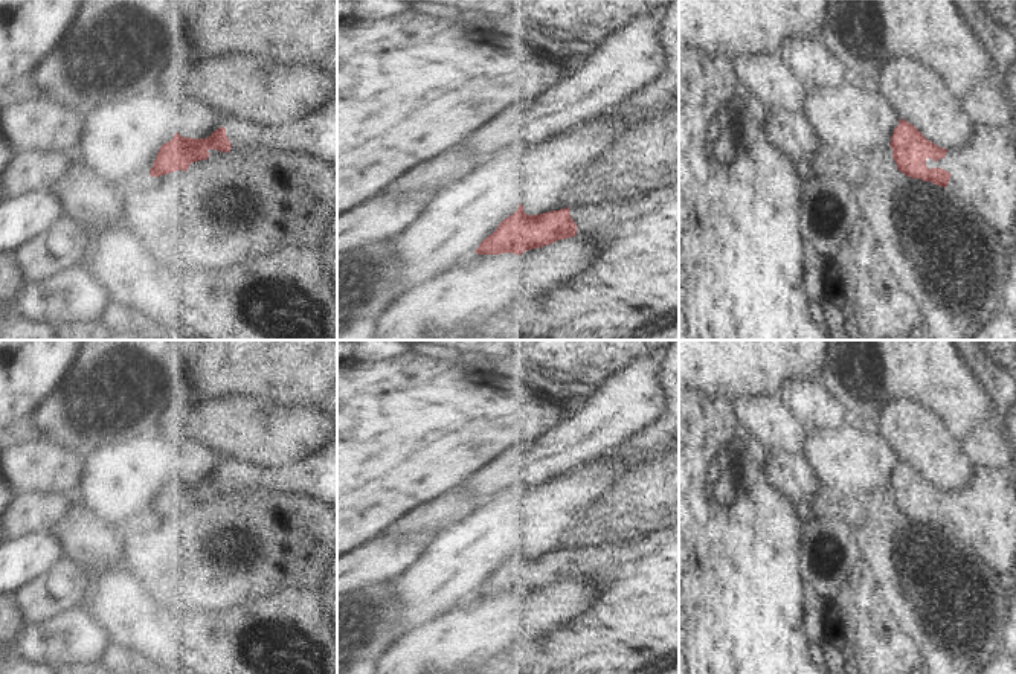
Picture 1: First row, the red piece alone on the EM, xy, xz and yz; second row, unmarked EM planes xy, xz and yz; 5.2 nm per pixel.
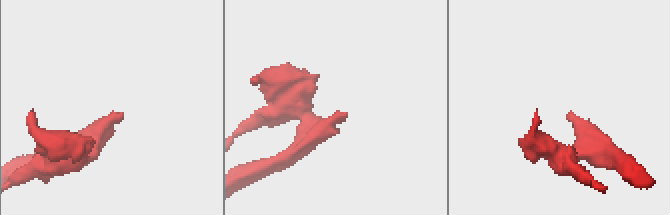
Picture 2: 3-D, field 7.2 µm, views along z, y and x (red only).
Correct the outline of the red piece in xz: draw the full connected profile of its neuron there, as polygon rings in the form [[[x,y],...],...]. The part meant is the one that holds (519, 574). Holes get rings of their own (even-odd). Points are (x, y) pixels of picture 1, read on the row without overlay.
[[[679,526],[654,531],[613,547],[596,547],[592,541],[577,540],[569,549],[539,557],[526,557],[523,547],[505,560],[476,590],[477,596],[522,596],[577,575],[590,575],[603,593],[595,605],[566,622],[555,633],[539,634],[534,645],[519,660],[519,674],[635,674],[650,662],[679,651]]]

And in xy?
[[[337,438],[313,457],[282,470],[261,470],[229,462],[206,480],[182,479],[175,474],[160,488],[150,517],[188,512],[191,505],[206,502],[209,491],[229,494],[232,489],[299,494],[337,506]]]

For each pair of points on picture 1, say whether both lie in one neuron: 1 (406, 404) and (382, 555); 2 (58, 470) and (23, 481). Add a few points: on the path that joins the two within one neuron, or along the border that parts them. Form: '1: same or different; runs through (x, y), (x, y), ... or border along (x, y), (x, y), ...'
1: different; border along (376, 539), (353, 549)
2: same; runs through (49, 470), (32, 471)

